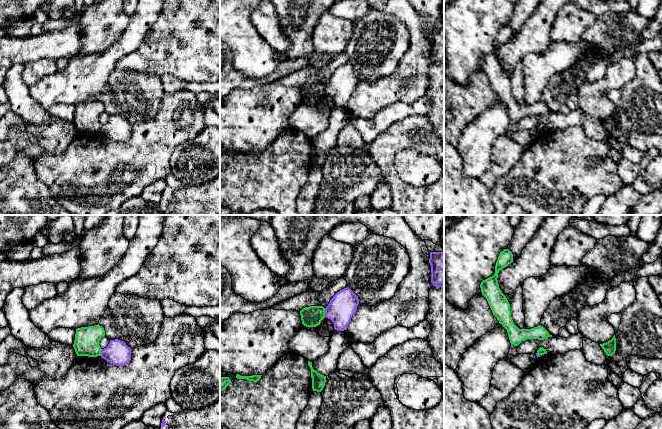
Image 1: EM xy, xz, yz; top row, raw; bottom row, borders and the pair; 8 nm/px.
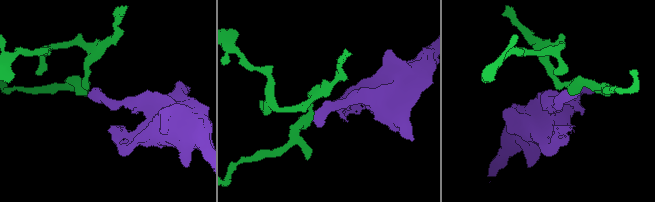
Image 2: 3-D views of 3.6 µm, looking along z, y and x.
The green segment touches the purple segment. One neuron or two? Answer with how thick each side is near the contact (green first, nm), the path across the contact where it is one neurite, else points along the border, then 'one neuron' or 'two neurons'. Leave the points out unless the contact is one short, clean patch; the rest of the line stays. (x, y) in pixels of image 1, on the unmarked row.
calibres 160 and 220 nm; border xz (324, 84), (325, 92); two neurons

